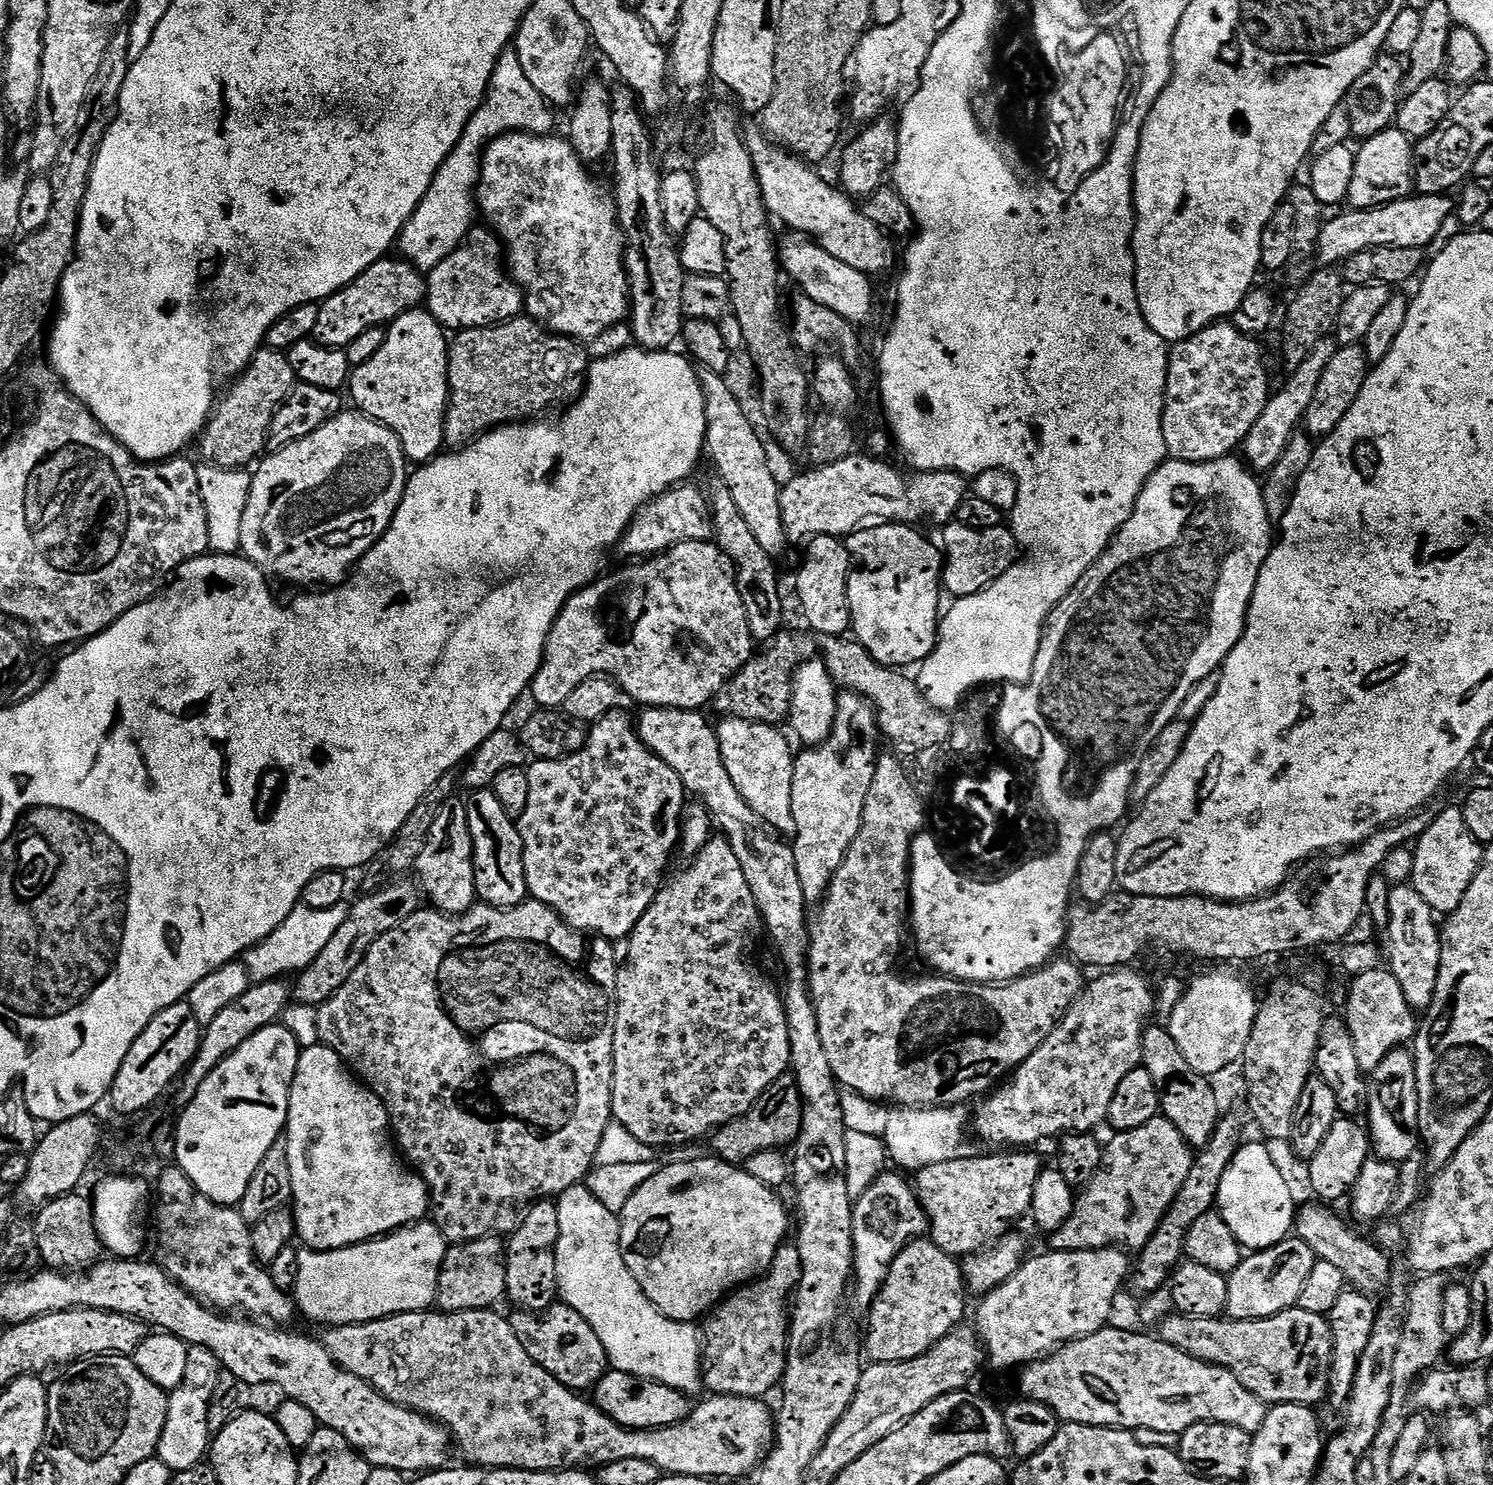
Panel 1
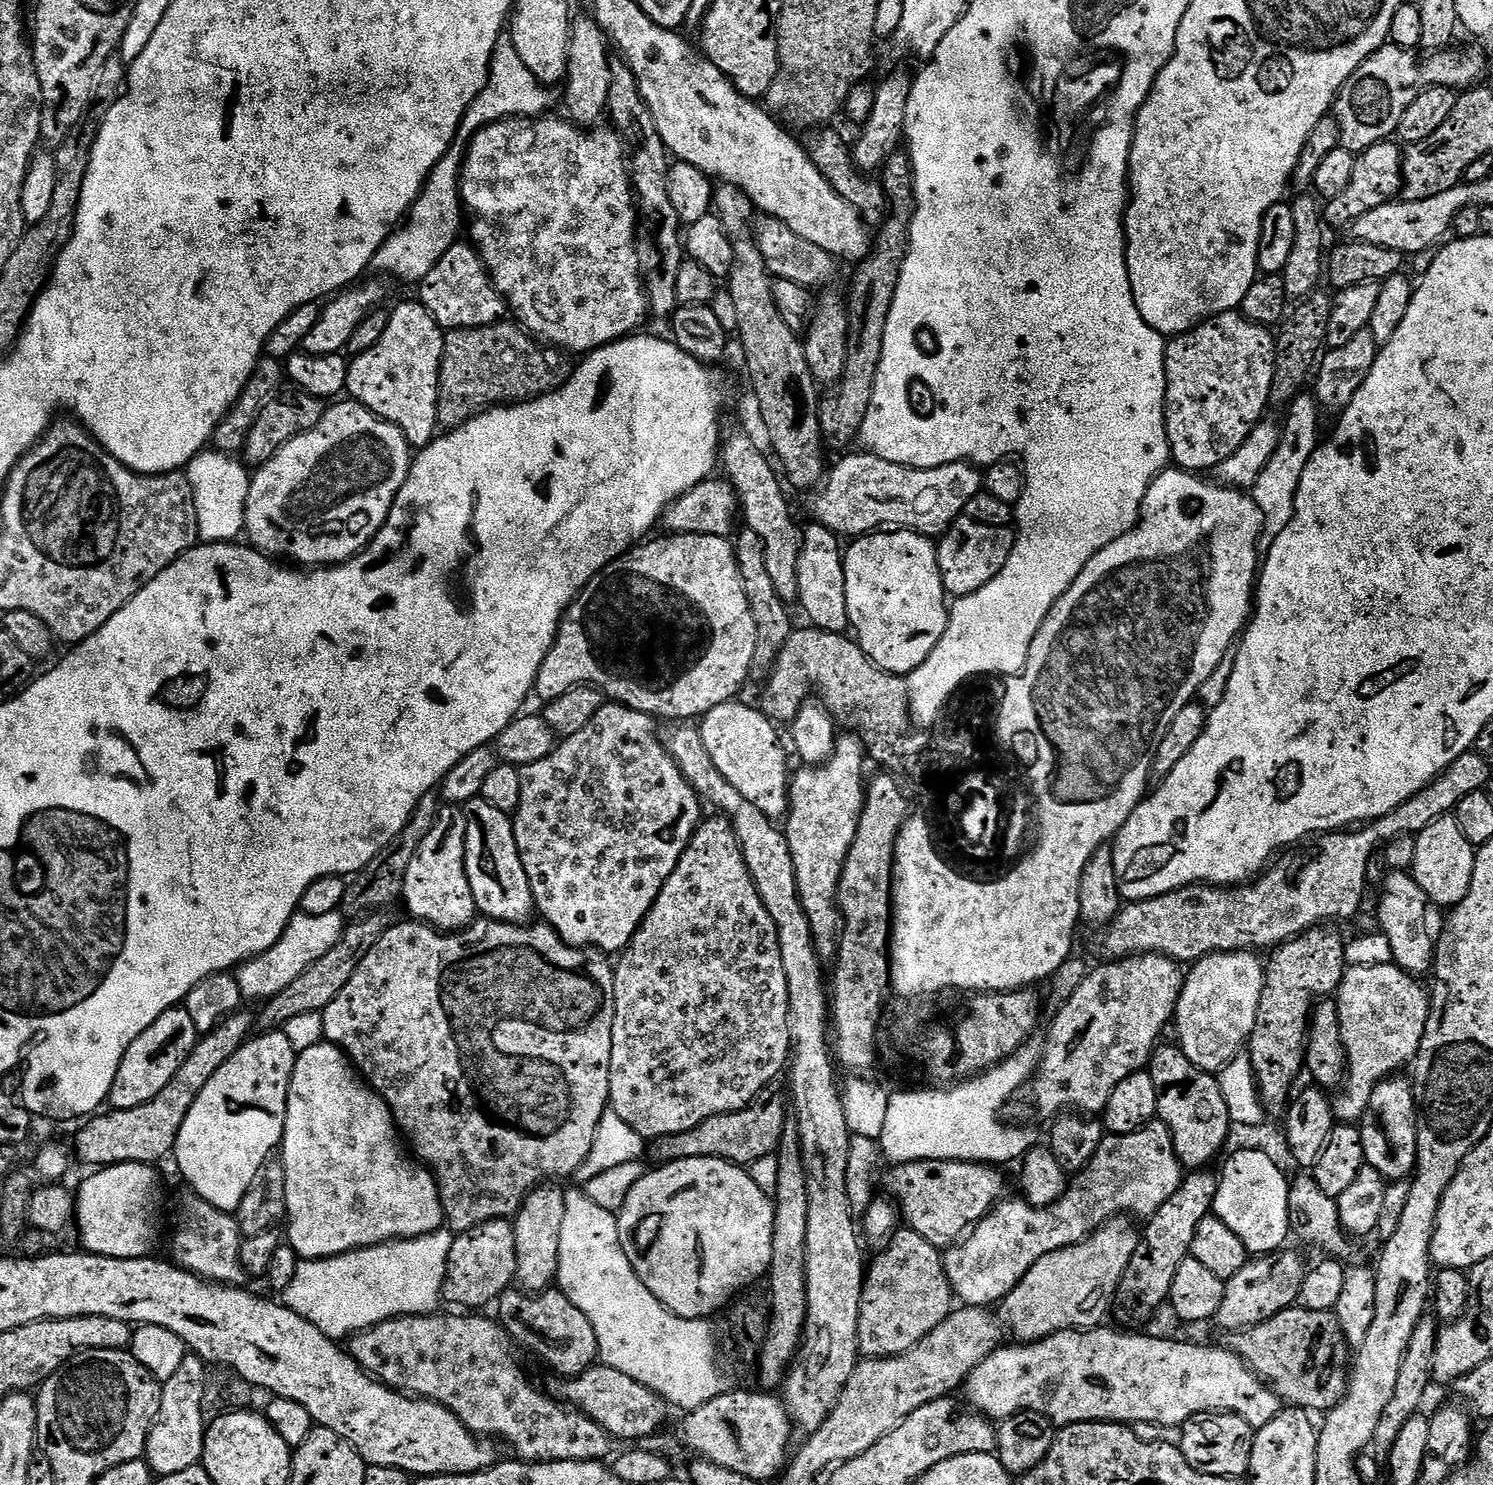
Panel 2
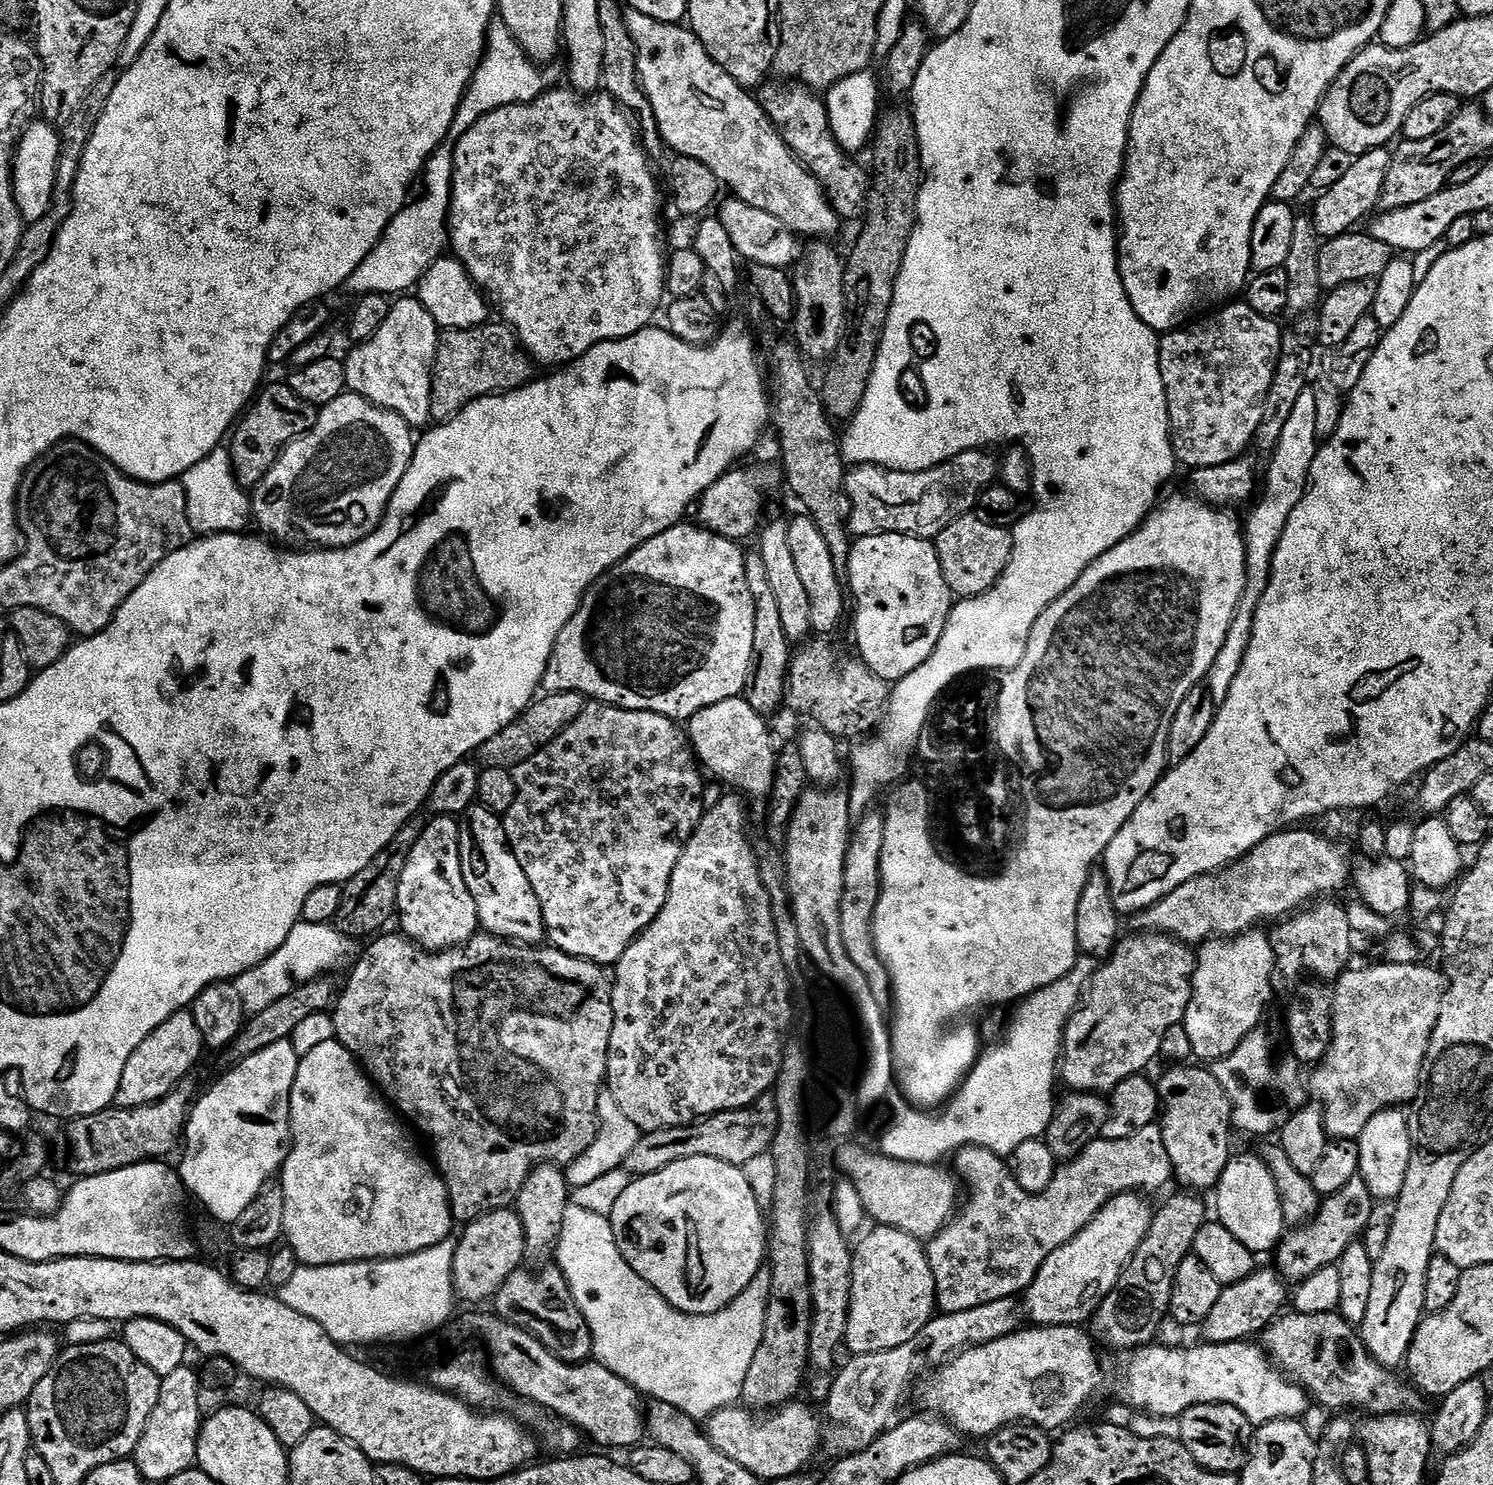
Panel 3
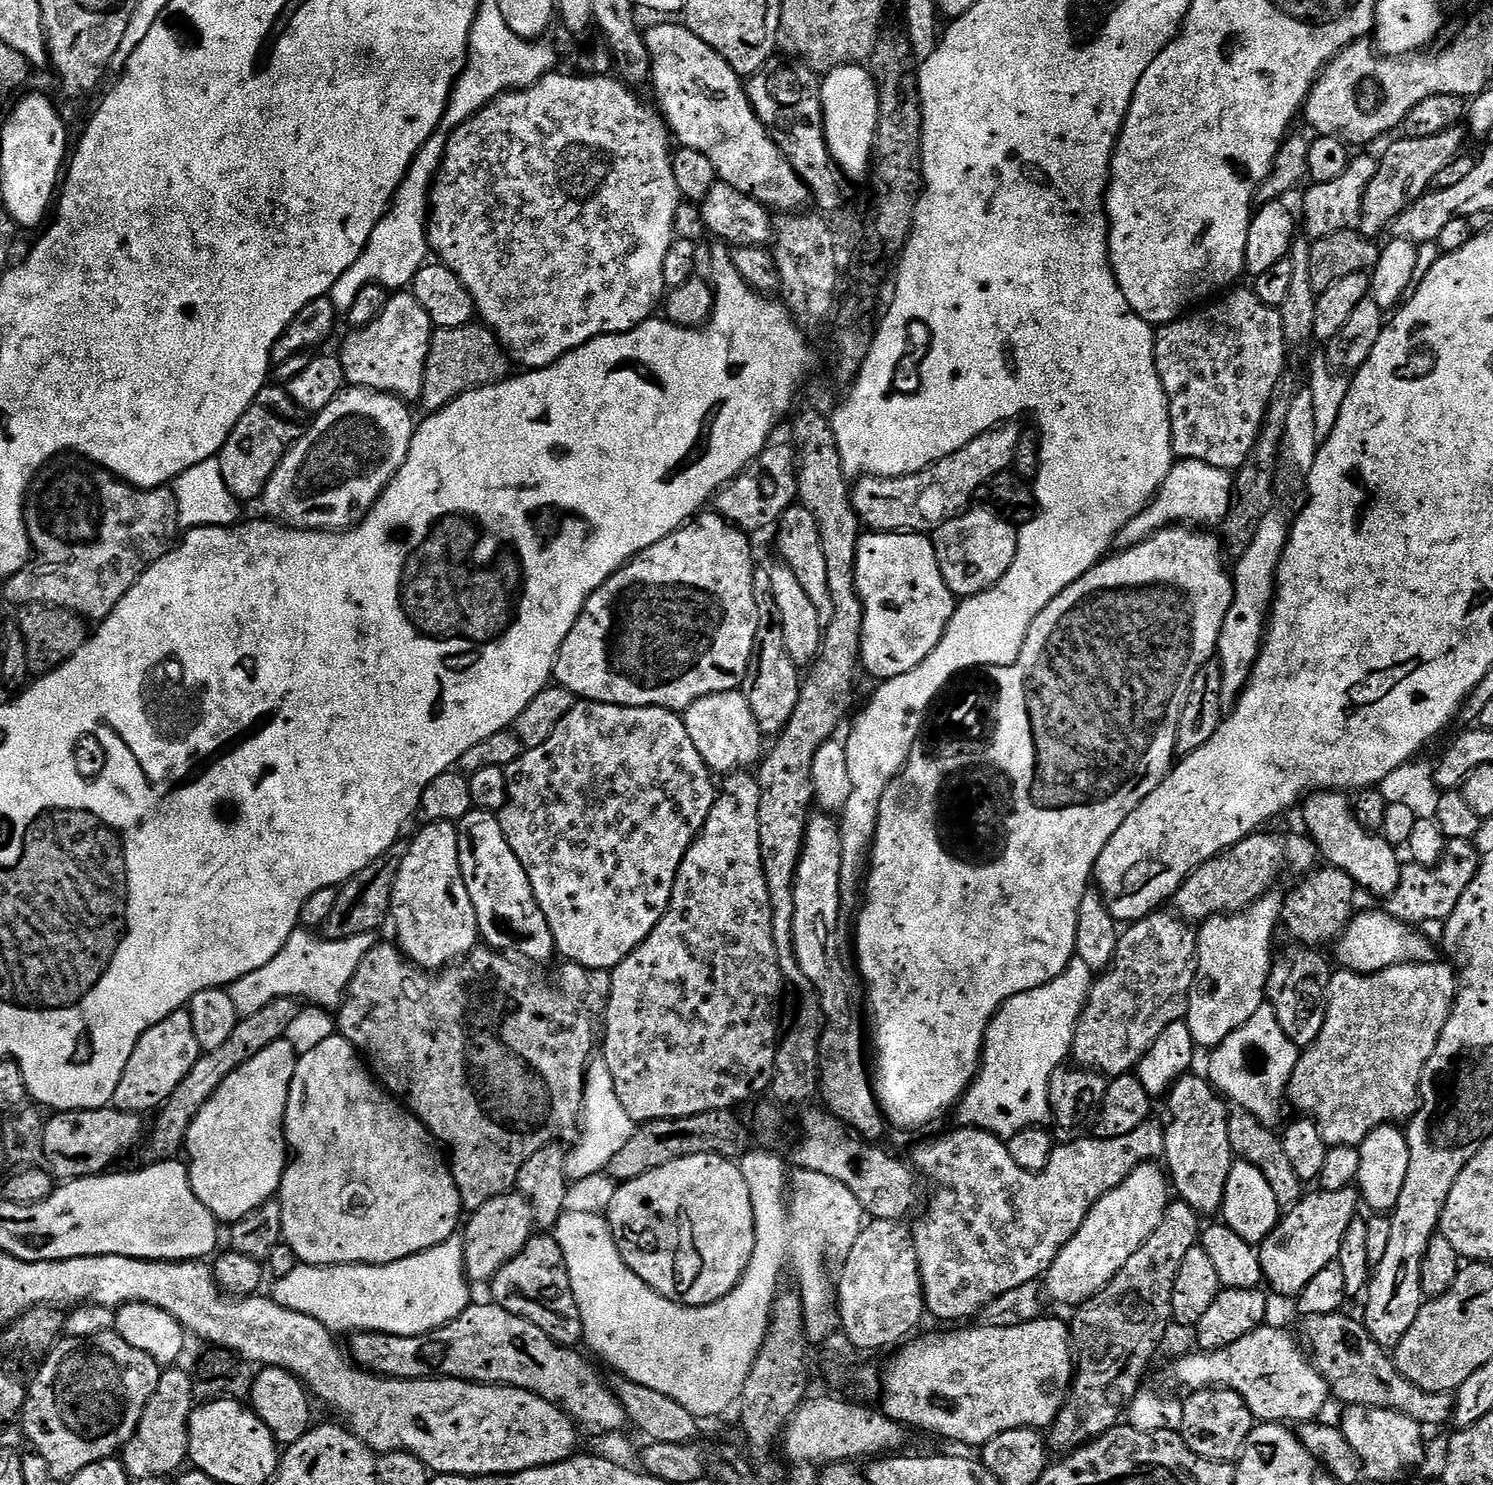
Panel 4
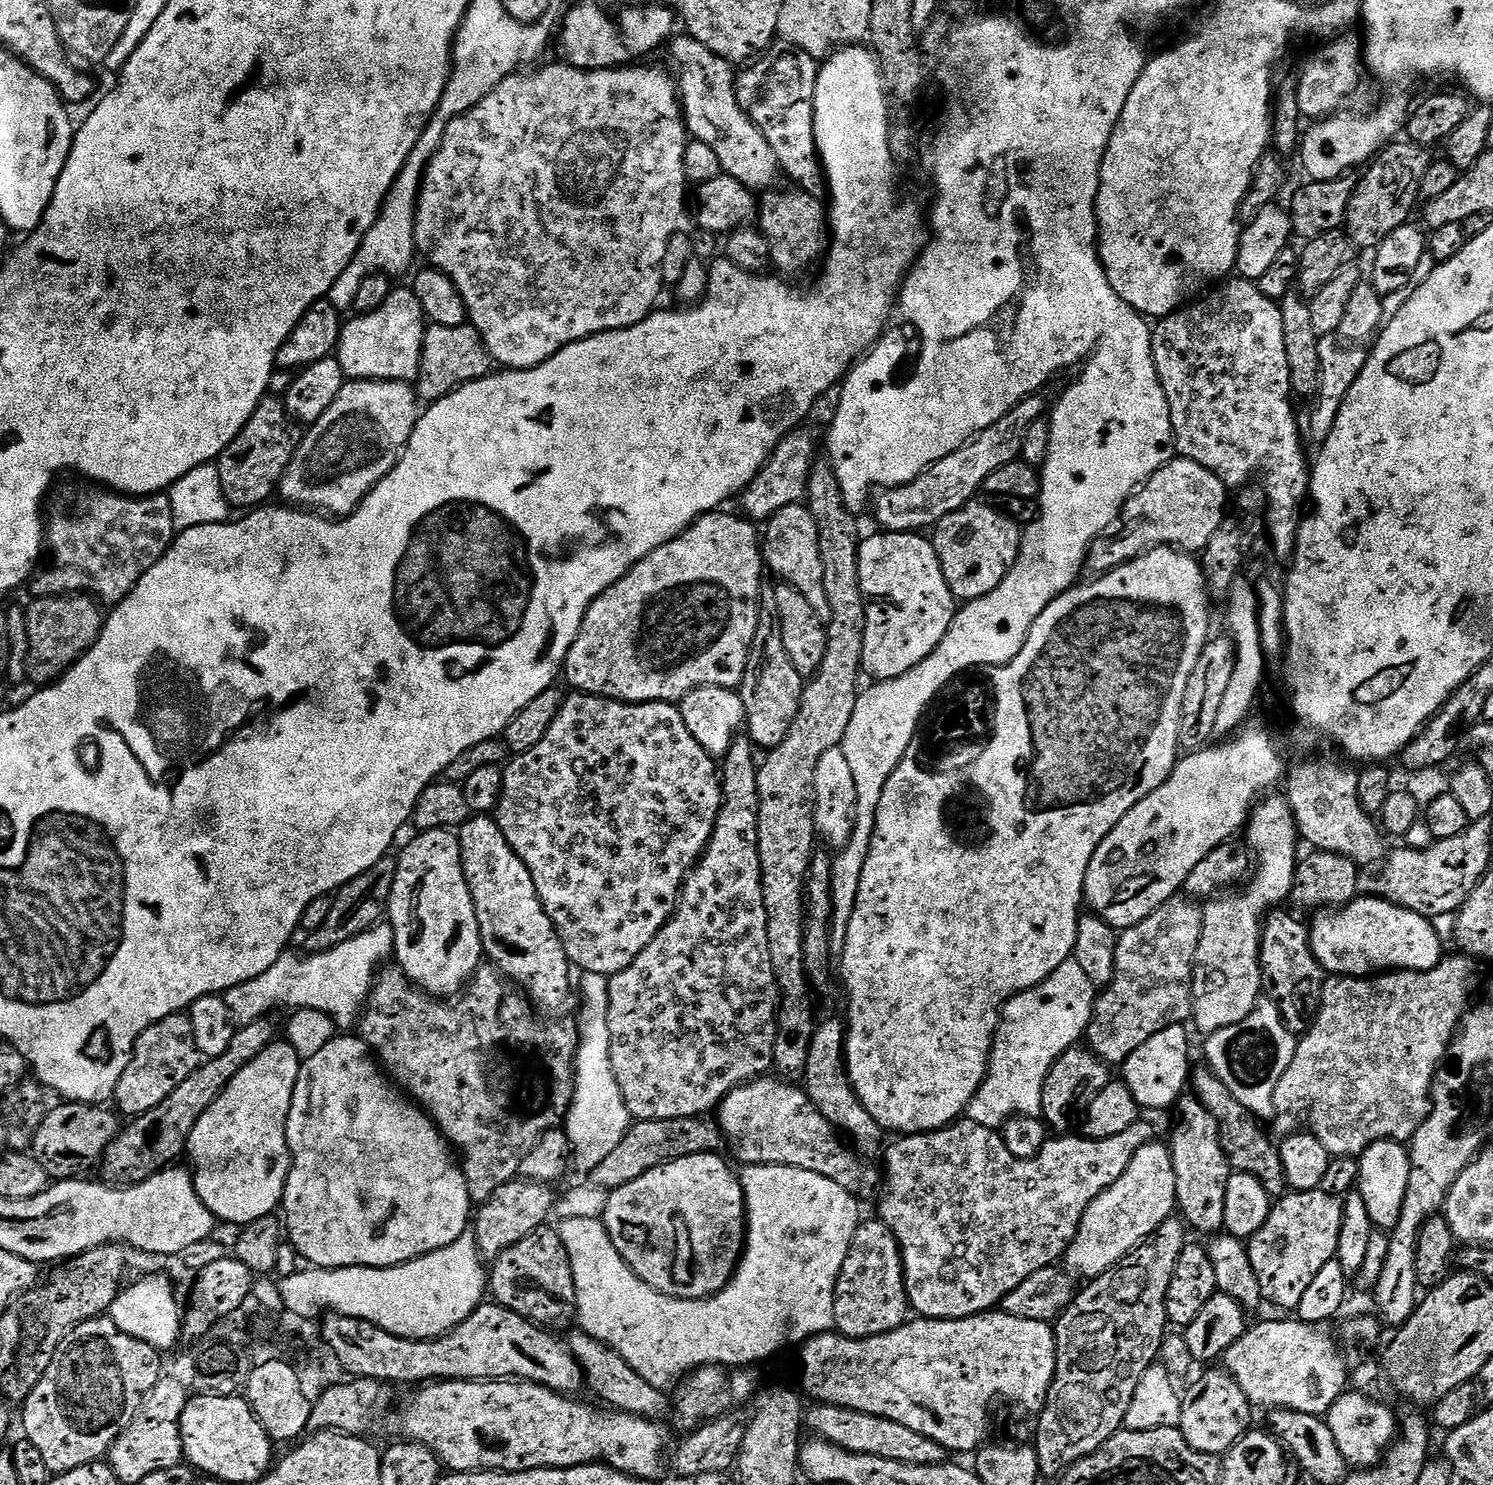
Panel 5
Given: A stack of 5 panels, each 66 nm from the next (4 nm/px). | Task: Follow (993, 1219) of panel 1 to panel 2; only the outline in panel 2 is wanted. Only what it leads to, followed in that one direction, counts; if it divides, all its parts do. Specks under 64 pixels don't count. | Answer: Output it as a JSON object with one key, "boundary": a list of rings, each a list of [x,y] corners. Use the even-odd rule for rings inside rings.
{"boundary":[[[923,1160],[893,1164],[887,1170],[884,1188],[889,1193],[885,1193],[894,1201],[903,1223],[941,1250],[959,1244],[1005,1195],[1003,1171],[991,1164]]]}

